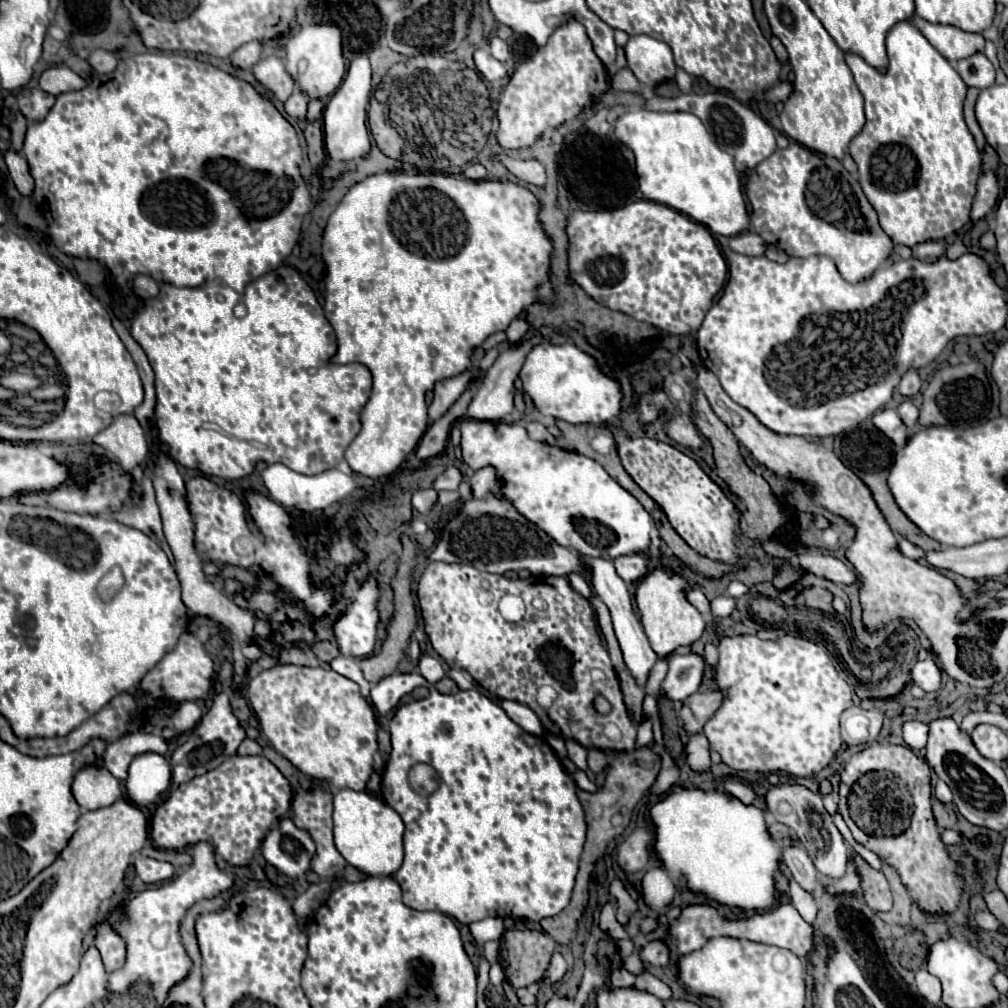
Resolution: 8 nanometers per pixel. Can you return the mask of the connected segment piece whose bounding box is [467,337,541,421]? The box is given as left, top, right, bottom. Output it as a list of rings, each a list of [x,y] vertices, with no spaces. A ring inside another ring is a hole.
[[[533,337],[529,341],[523,341],[519,343],[517,347],[511,347],[507,351],[503,351],[497,361],[493,363],[491,369],[485,371],[485,377],[481,381],[481,385],[477,387],[475,391],[475,397],[473,401],[469,403],[469,409],[467,409],[467,417],[469,419],[479,419],[479,421],[499,421],[503,419],[505,415],[509,415],[513,409],[515,409],[515,403],[513,403],[513,393],[515,393],[515,379],[519,377],[519,371],[523,367],[523,361],[525,361],[525,355],[529,353],[529,349],[539,343],[541,339],[539,337]]]

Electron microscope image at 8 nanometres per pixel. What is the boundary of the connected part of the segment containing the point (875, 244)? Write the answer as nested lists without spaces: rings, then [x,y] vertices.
[[[795,141],[749,171],[747,197],[753,209],[753,229],[767,245],[777,245],[791,257],[827,255],[849,283],[873,277],[893,253],[893,241],[881,229],[861,183],[835,157],[825,157]]]

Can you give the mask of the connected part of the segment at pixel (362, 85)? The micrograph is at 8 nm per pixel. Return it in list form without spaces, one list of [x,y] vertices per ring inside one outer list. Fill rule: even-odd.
[[[357,53],[351,59],[347,77],[343,79],[341,87],[329,99],[323,111],[323,129],[325,129],[325,147],[335,161],[355,161],[363,159],[369,151],[369,131],[367,131],[367,107],[371,95],[371,67],[365,53]]]

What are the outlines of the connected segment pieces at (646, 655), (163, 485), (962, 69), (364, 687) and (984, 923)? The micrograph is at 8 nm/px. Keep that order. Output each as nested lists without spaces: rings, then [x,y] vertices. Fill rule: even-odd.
[[[589,559],[587,561],[587,567],[591,571],[591,585],[593,585],[593,591],[595,595],[609,607],[611,611],[611,619],[613,619],[613,629],[615,629],[615,635],[617,635],[617,641],[619,641],[619,647],[623,651],[623,659],[625,659],[625,665],[627,669],[631,671],[633,679],[637,681],[637,685],[645,685],[647,679],[649,679],[649,671],[653,669],[653,665],[659,661],[657,653],[653,653],[651,645],[649,645],[649,639],[645,637],[645,631],[641,629],[641,623],[639,619],[635,617],[633,613],[633,605],[631,605],[631,597],[629,597],[629,591],[627,591],[627,585],[625,581],[621,581],[621,577],[615,573],[615,567],[611,561],[605,561],[605,559]]]
[[[157,457],[157,469],[155,469],[155,477],[153,477],[153,483],[155,483],[155,491],[157,491],[157,503],[159,503],[159,509],[161,509],[161,519],[163,519],[163,531],[165,531],[165,539],[175,555],[175,571],[179,575],[179,581],[181,581],[181,589],[183,589],[183,603],[187,605],[187,609],[191,609],[193,613],[197,615],[205,615],[205,617],[211,617],[213,621],[221,623],[229,633],[235,633],[239,645],[241,645],[241,653],[249,659],[249,661],[257,661],[261,659],[265,653],[263,649],[259,647],[257,643],[257,635],[253,631],[253,625],[257,621],[255,613],[251,609],[241,609],[239,605],[235,605],[223,591],[219,591],[217,585],[209,583],[205,579],[205,573],[203,573],[203,565],[201,565],[201,559],[193,547],[193,519],[191,519],[191,513],[187,509],[187,503],[185,503],[185,485],[183,485],[183,477],[181,473],[177,471],[175,463],[169,459],[169,457]],[[169,489],[175,491],[175,495],[169,495]]]
[[[975,53],[969,59],[957,61],[957,73],[961,75],[967,87],[987,89],[995,83],[995,69],[983,53]]]
[[[339,655],[339,657],[335,657],[335,659],[329,663],[329,667],[331,667],[333,671],[337,671],[339,675],[343,675],[343,677],[355,681],[355,683],[359,685],[359,689],[361,689],[361,695],[363,695],[365,699],[369,697],[371,685],[365,681],[365,677],[363,677],[363,673],[361,673],[361,667],[359,667],[359,661],[357,661],[357,659]]]
[[[979,911],[979,913],[975,915],[973,923],[975,923],[977,927],[985,929],[985,931],[999,931],[999,927],[1001,927],[1001,923],[997,921],[997,917],[993,917],[993,915],[987,913],[987,911]]]

